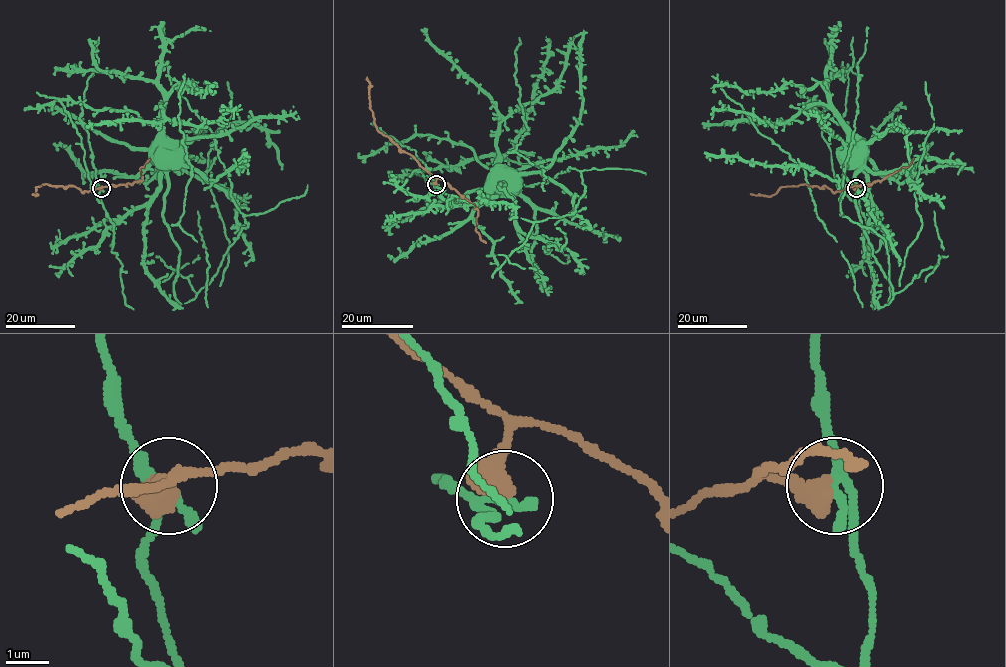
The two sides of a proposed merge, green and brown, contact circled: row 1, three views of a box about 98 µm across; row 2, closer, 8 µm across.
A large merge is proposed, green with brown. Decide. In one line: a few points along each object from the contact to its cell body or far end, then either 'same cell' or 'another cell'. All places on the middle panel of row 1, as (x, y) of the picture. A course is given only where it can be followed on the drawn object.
green via (436, 184), (413, 149), (395, 139), (449, 138), (508, 178) | brown via (436, 184), (436, 178), (377, 129), (367, 76) | another cell

